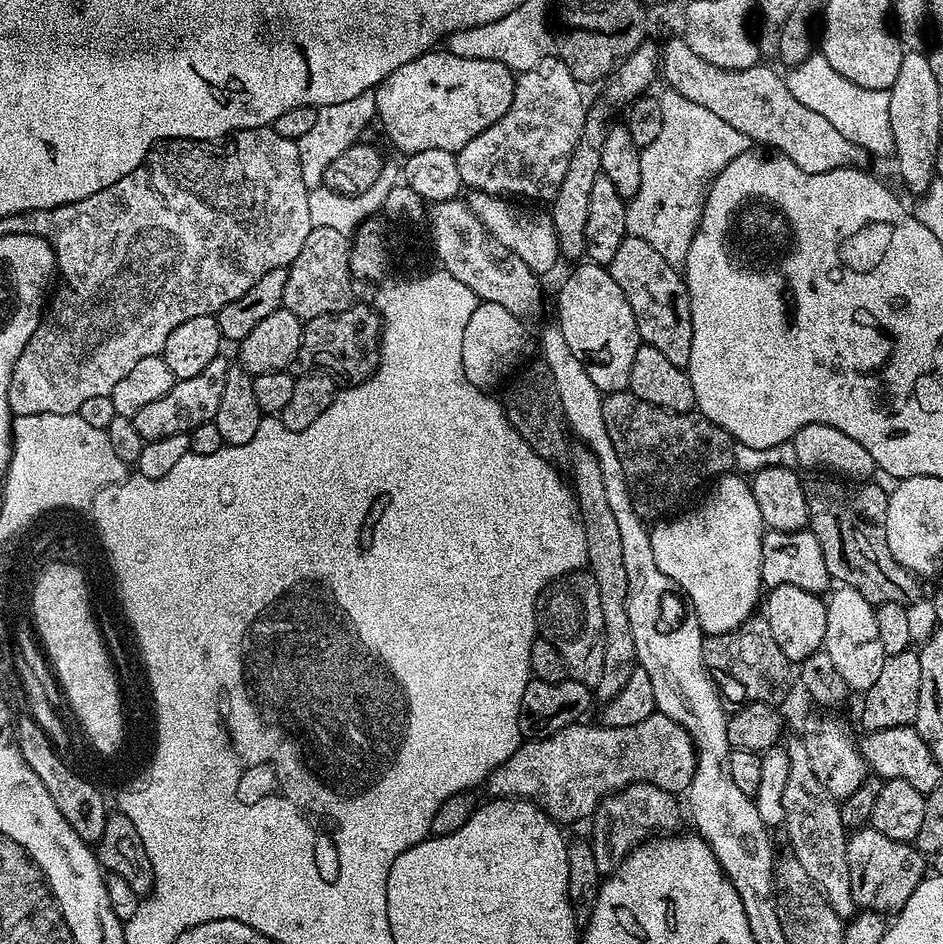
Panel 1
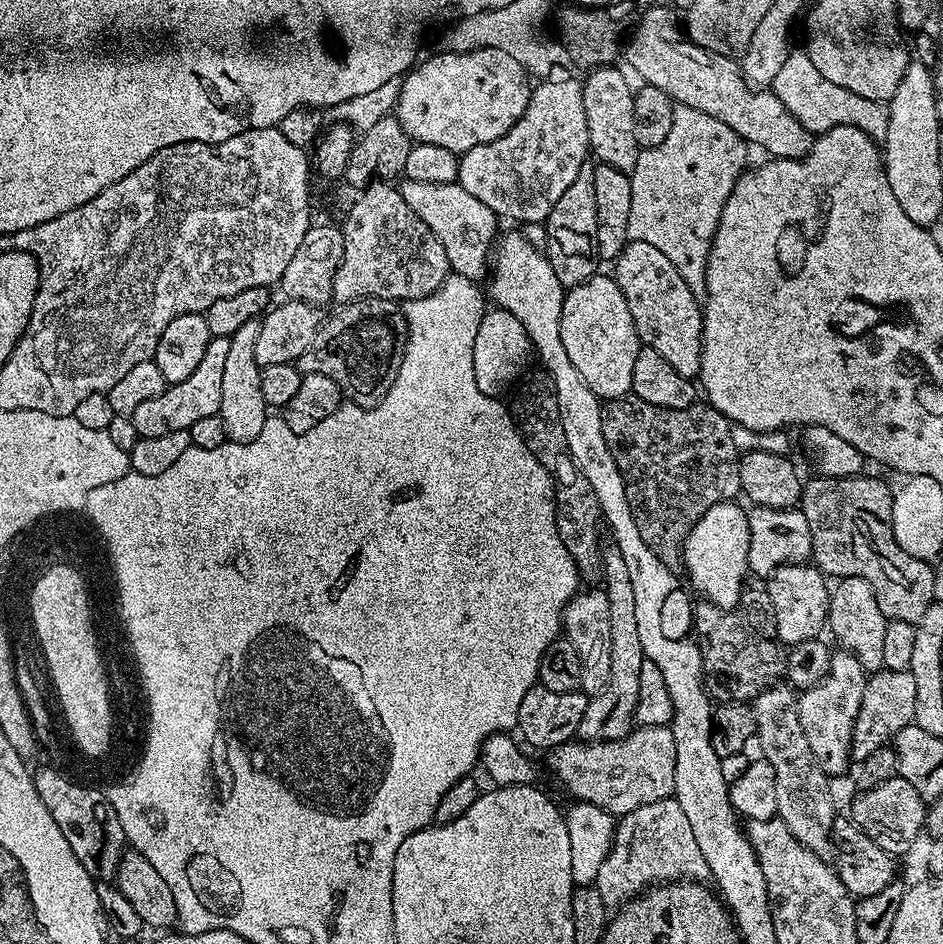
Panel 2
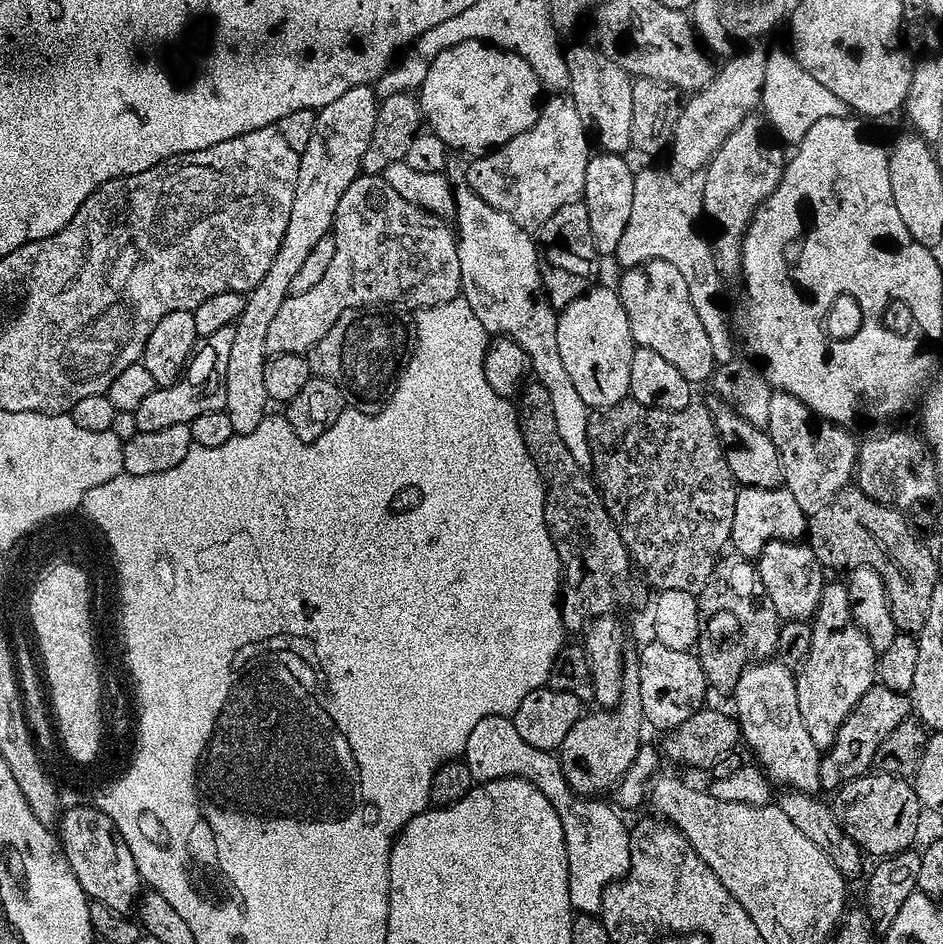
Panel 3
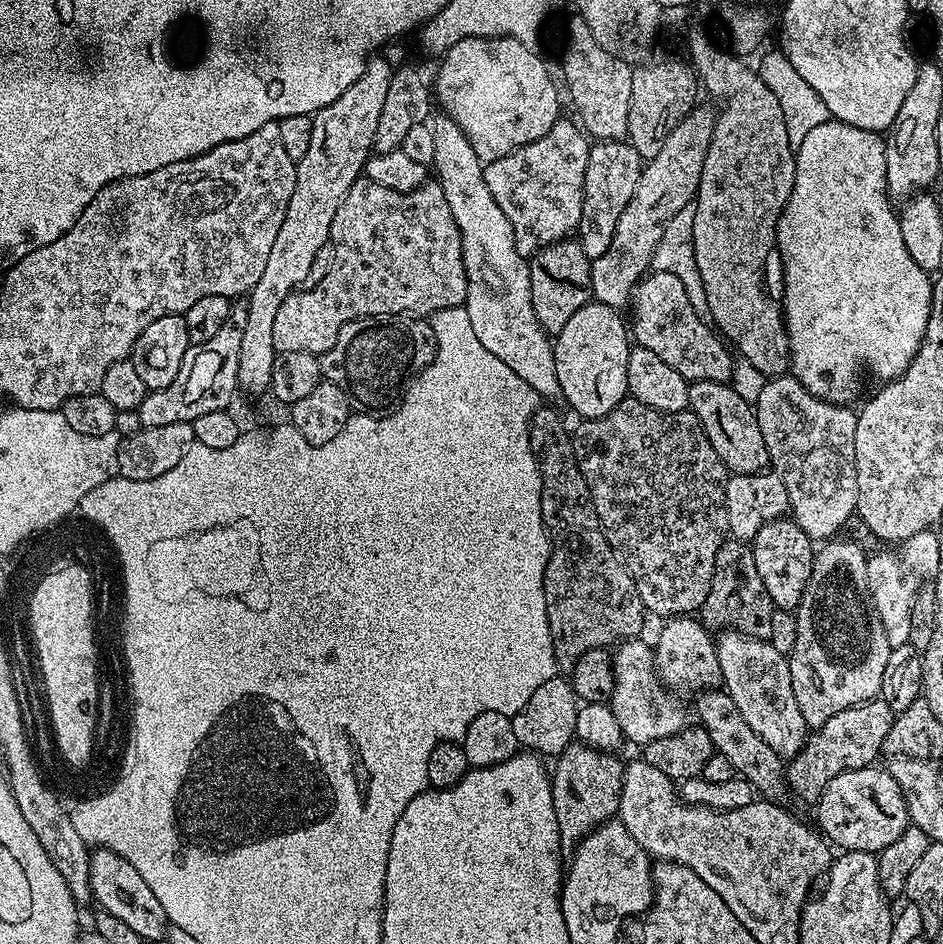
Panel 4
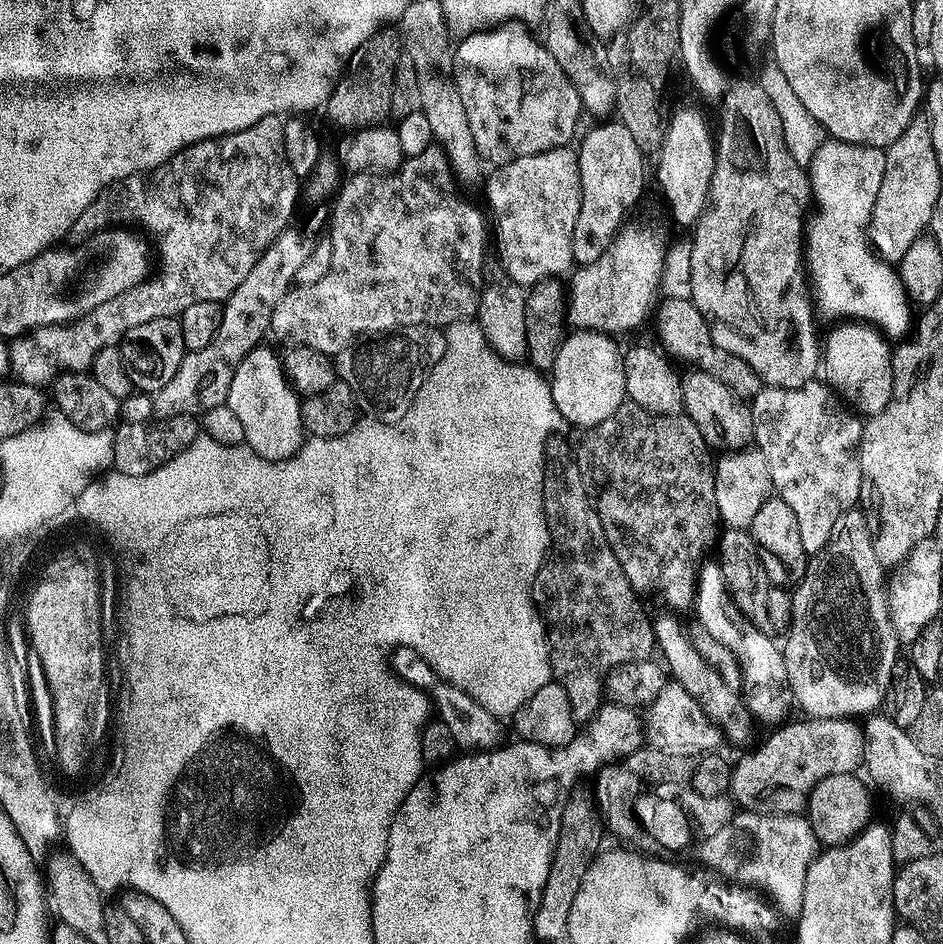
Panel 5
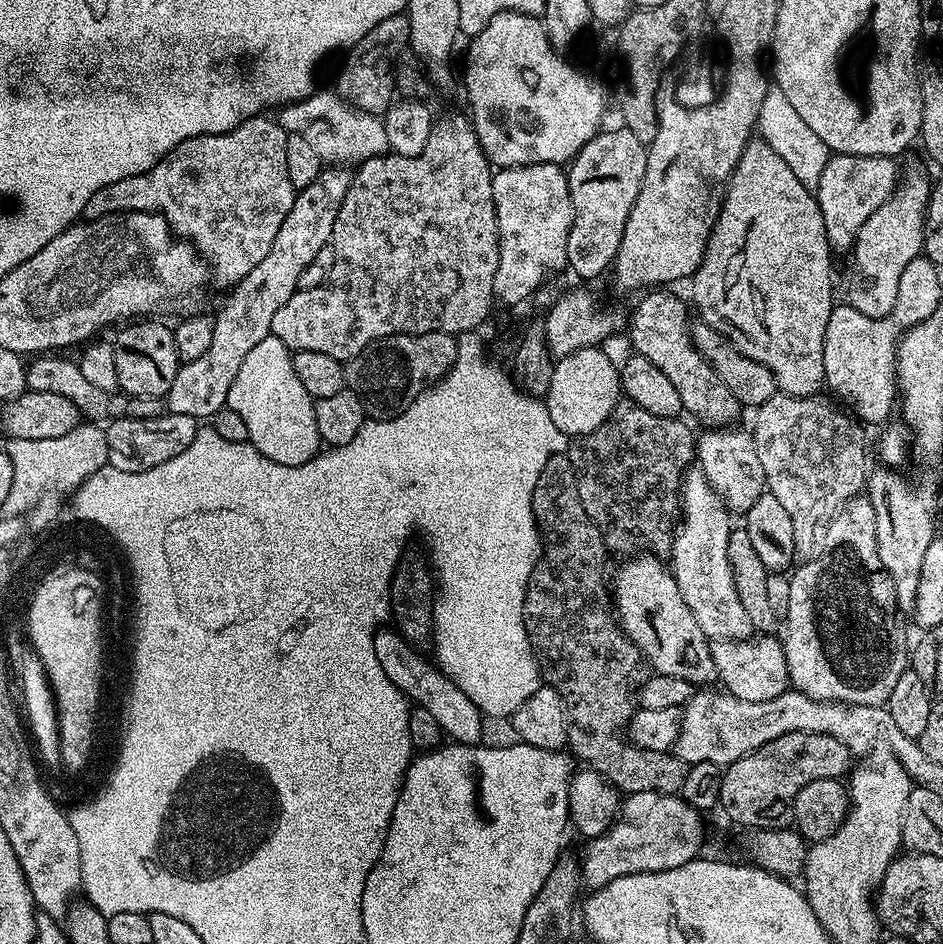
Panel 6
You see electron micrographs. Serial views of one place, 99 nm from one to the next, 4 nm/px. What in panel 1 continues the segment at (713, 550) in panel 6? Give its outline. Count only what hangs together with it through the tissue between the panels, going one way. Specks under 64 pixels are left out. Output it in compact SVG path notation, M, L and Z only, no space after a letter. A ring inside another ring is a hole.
M796 738L786 744L788 753L788 773L786 790L782 792L782 810L784 811L783 831L788 831L788 840L792 843L790 854L802 865L802 870L810 874L810 882L830 902L830 910L847 922L856 915L858 909L854 890L850 890L850 862L848 861L849 833L842 826L840 805L835 796L831 796L818 782L814 770L810 767L810 758L806 755L803 739Z

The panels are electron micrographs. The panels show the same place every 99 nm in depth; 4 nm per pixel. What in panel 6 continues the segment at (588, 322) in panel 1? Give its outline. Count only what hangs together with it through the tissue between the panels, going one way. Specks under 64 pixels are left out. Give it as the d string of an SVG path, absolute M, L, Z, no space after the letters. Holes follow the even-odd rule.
M600 346L574 350L574 354L561 356L553 363L550 390L546 397L546 403L550 410L550 419L553 420L554 426L558 426L558 430L564 432L565 437L585 436L590 434L590 430L598 430L598 426L602 426L602 422L606 422L606 418L610 418L610 414L616 409L617 404L622 399L620 370L617 361L612 361L603 352L604 350Z

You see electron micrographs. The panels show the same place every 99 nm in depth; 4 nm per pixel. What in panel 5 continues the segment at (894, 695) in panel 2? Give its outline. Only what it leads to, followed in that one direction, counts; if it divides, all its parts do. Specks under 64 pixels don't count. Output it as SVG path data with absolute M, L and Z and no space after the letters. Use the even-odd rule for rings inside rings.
M799 718L800 720L793 719L791 722L785 722L772 732L764 741L761 742L760 746L753 752L752 756L746 756L742 760L736 760L732 770L732 787L730 789L730 796L733 801L743 811L746 812L761 812L767 816L795 816L803 813L808 807L808 799L810 794L814 790L814 786L818 786L818 782L822 782L822 778L830 778L830 774L846 774L847 772L855 773L856 767L859 769L864 763L864 746L865 736L864 728L861 727L855 719L852 718L822 718L817 720L815 718Z

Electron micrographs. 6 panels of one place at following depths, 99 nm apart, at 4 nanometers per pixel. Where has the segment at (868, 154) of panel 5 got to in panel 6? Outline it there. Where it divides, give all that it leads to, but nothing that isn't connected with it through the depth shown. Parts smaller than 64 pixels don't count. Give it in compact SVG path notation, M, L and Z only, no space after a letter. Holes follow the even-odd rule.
M829 155L826 170L822 170L822 178L814 190L816 201L824 215L824 225L829 245L833 249L851 249L856 241L858 230L886 198L898 183L898 164L890 156L841 156Z

